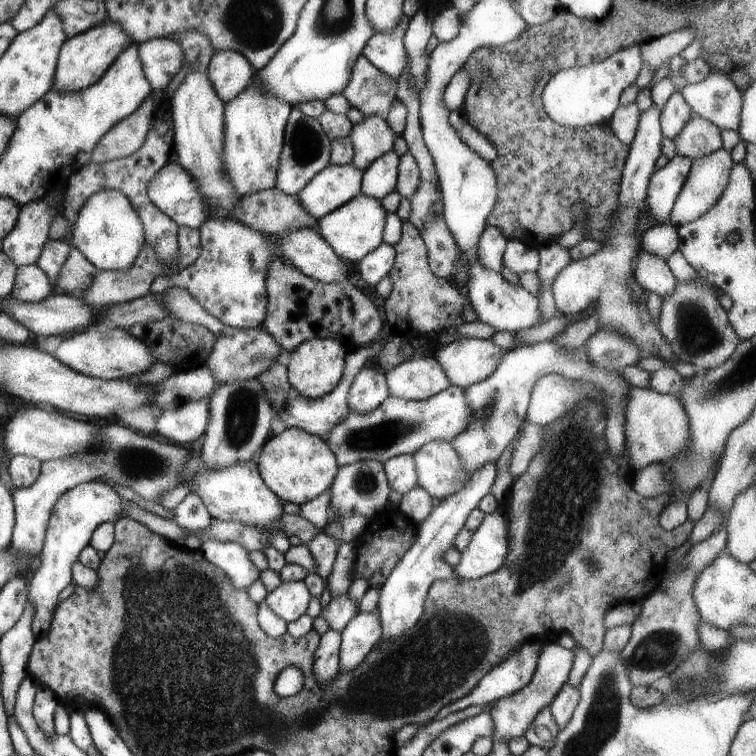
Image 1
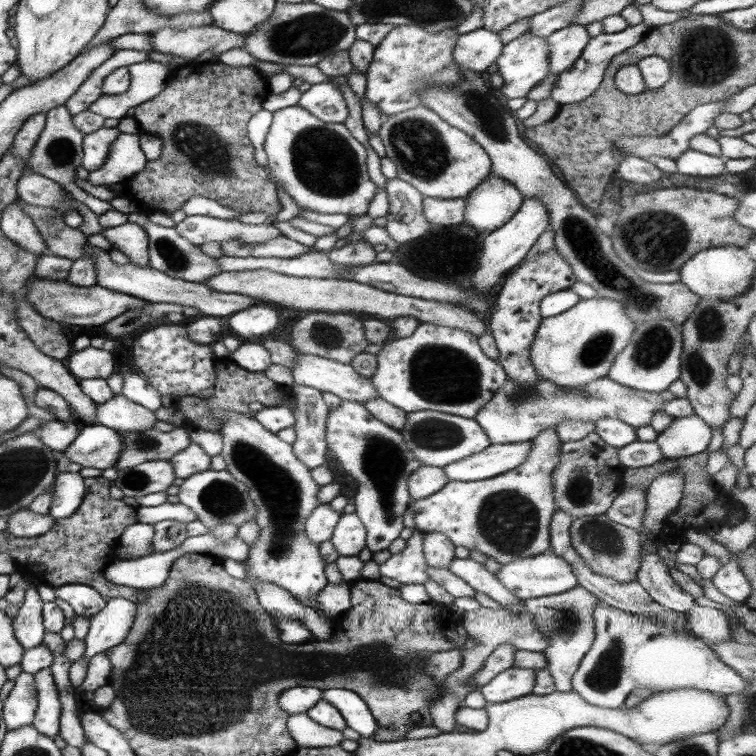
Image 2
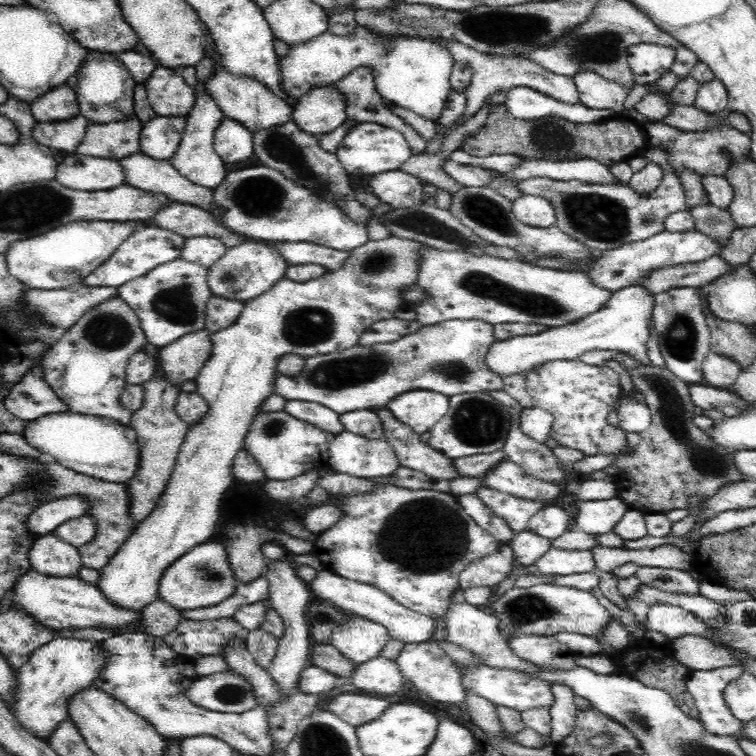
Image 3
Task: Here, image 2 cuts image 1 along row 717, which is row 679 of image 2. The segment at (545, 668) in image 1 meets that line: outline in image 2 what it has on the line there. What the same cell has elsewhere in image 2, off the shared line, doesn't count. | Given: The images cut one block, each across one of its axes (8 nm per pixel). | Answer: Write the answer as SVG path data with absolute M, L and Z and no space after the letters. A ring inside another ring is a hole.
M509 668L478 688L486 704L498 704L527 696L535 683L533 669Z

